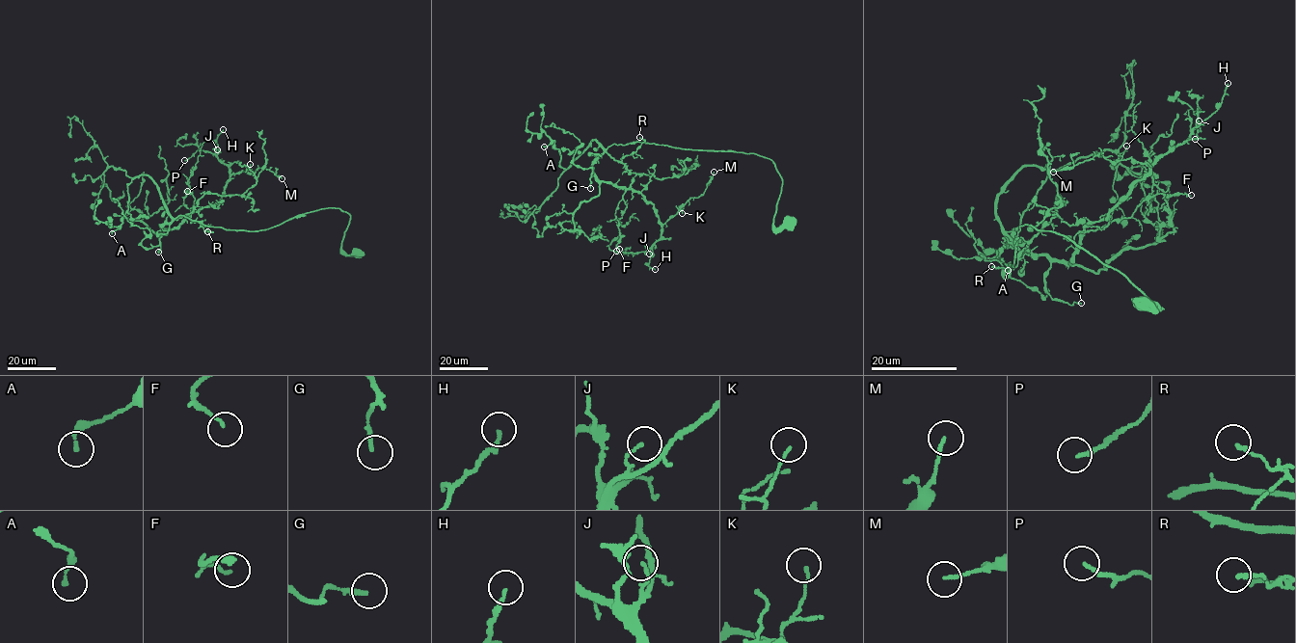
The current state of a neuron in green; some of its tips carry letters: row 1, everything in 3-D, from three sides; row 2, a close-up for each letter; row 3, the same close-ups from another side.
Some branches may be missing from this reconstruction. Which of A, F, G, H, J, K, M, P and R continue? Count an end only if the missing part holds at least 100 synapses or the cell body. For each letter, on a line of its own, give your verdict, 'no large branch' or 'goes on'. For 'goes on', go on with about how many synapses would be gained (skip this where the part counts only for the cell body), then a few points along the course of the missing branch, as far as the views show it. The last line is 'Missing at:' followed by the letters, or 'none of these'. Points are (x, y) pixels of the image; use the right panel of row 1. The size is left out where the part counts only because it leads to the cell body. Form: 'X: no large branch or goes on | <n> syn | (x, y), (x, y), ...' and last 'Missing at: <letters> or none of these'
A: no large branch
F: no large branch
G: no large branch
H: no large branch
J: no large branch
K: no large branch
M: no large branch
P: no large branch
R: no large branch
Missing at: none of these

